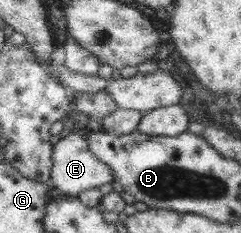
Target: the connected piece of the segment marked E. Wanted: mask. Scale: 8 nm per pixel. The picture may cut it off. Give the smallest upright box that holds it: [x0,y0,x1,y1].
[50,128,115,196]

